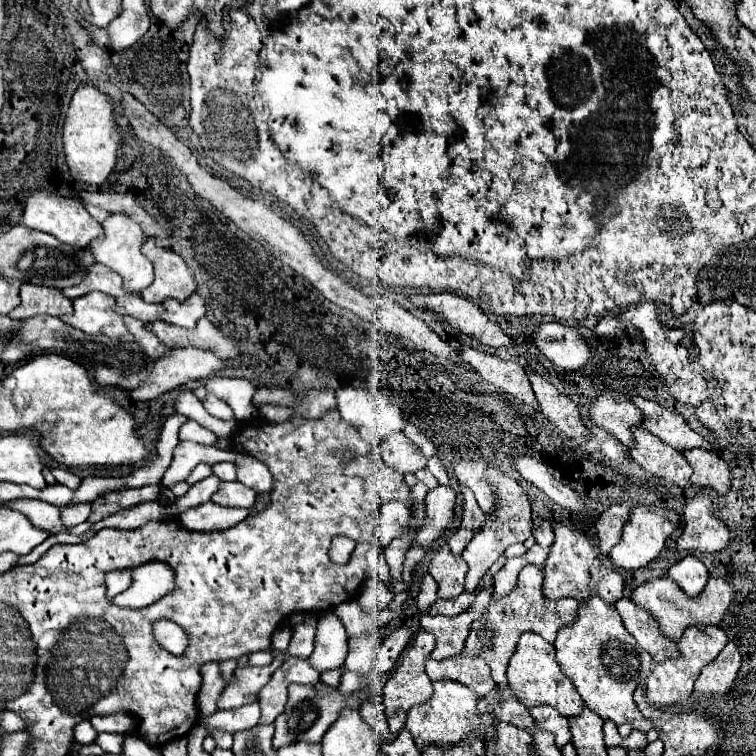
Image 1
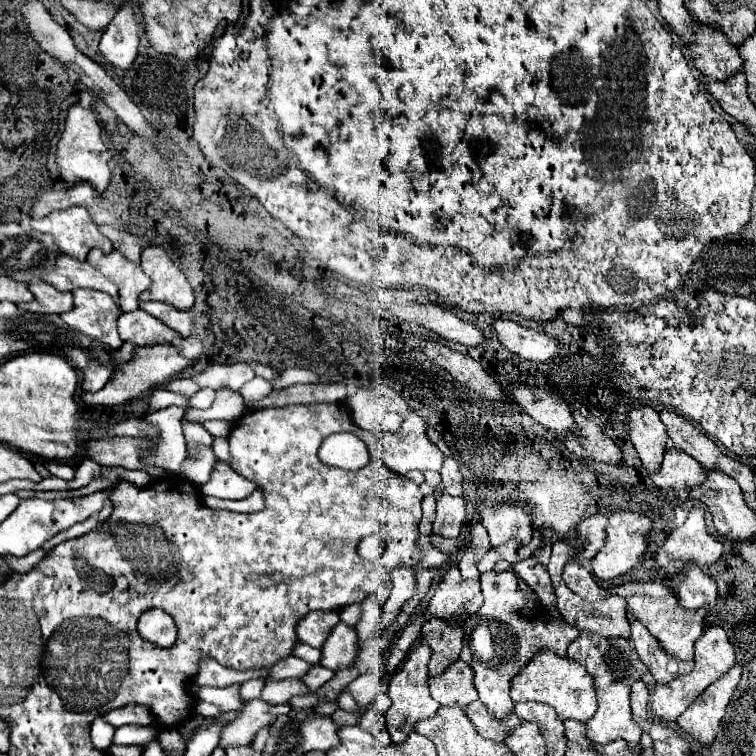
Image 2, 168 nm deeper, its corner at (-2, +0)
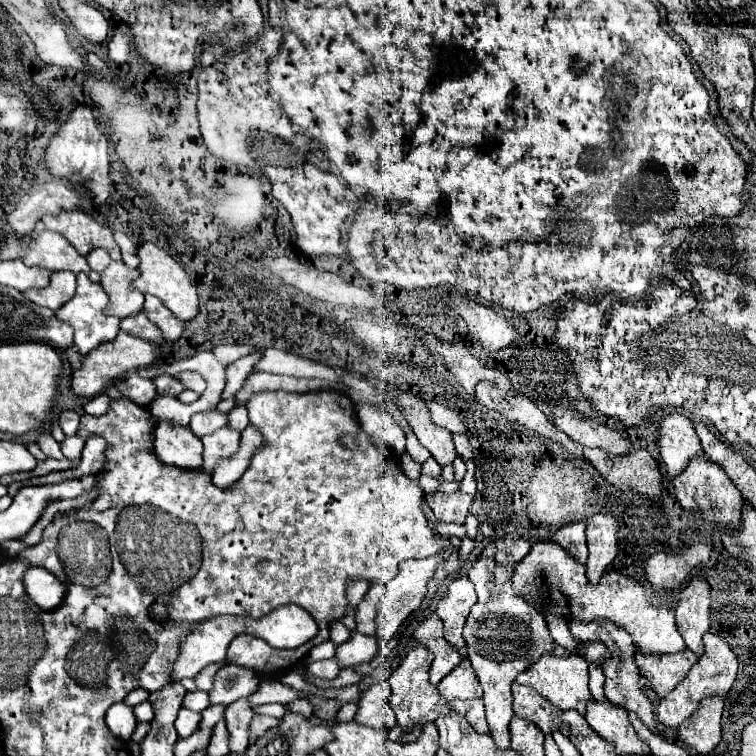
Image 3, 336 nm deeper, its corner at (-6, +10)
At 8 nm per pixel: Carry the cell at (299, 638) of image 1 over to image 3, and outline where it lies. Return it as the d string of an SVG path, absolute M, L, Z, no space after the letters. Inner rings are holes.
M326 640L326 642L318 644L316 648L312 648L312 650L308 652L306 662L312 662L312 660L324 660L324 658L332 658L334 654L336 654L336 646L334 646L330 640Z

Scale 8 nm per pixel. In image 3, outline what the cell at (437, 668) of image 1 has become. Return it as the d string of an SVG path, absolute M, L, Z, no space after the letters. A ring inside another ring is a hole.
M464 658L452 672L448 672L440 684L438 684L440 694L450 702L450 700L466 700L466 698L480 698L482 688L480 682L470 666L470 660Z

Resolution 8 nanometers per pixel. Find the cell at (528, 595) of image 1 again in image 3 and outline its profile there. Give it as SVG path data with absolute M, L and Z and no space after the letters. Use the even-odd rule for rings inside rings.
M512 576L504 584L498 584L496 578L492 578L488 588L496 592L496 596L486 604L476 602L472 606L464 626L464 640L466 640L470 664L484 690L484 706L486 706L486 720L490 726L490 734L496 740L498 748L508 748L510 746L508 724L514 718L512 712L514 678L526 668L530 668L544 652L552 652L560 656L566 656L570 652L552 640L542 612L536 612L536 608L532 608L526 600L516 596L512 586Z

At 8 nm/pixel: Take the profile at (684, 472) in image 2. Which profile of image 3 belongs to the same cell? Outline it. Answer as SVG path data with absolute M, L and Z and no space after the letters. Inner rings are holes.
M696 456L688 462L688 466L670 480L672 488L674 488L674 496L680 502L680 506L684 510L702 510L704 518L712 522L714 528L722 528L722 526L730 526L730 528L738 528L740 522L740 508L742 508L742 496L740 490L732 484L732 480L728 480L726 472L722 472L722 468L718 464L714 464L712 460L706 460L704 456Z

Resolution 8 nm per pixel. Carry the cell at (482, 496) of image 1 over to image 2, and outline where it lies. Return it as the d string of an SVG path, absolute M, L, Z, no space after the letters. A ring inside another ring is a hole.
M500 506L494 508L492 514L484 514L482 526L488 530L490 546L500 546L514 538L518 542L518 548L522 548L532 538L530 516L522 508L514 506Z

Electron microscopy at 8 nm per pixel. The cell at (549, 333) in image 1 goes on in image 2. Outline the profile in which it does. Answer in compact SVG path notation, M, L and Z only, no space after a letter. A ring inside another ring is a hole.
M498 318L498 320L494 320L492 330L508 352L532 354L538 360L554 358L558 352L558 342L552 336L548 336L544 332L534 332L532 328L520 326L512 320Z

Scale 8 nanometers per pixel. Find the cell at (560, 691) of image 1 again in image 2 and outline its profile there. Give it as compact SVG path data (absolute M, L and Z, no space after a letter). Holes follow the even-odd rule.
M544 650L544 654L536 654L536 658L532 658L528 666L520 670L520 674L512 680L510 696L514 702L548 704L556 710L560 720L586 722L596 712L596 692L590 674L578 662L572 662L570 658L560 658L550 650Z

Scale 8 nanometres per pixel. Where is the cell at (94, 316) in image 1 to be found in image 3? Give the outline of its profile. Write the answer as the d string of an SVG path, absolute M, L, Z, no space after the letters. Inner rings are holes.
M80 272L76 278L78 278L78 288L76 288L74 298L68 300L56 312L56 316L60 320L68 322L74 328L74 344L78 346L80 354L86 356L90 350L94 350L102 342L108 342L108 340L114 340L116 338L116 334L120 332L120 318L118 316L104 314L104 310L108 306L108 294L104 292L104 288L100 284L94 284L84 272Z

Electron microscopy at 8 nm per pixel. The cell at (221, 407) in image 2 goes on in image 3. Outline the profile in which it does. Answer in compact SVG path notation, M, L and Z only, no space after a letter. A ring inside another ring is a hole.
M260 352L260 354L250 354L250 356L246 356L246 358L236 360L234 364L230 364L230 366L226 368L226 388L224 388L224 392L222 392L222 398L224 398L224 400L226 400L226 398L234 398L234 396L238 394L238 390L244 386L246 378L248 378L248 374L250 374L250 370L252 370L252 364L258 362L260 356L262 356L262 352Z

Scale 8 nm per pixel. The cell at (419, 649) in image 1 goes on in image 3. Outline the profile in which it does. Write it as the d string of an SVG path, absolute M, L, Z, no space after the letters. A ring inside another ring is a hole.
M416 644L404 662L390 674L390 686L392 686L392 696L390 696L390 706L396 712L396 726L388 732L388 738L394 742L414 742L424 724L434 722L440 714L448 714L450 708L446 700L440 696L438 688L428 680L428 670L432 664L432 654L422 646Z

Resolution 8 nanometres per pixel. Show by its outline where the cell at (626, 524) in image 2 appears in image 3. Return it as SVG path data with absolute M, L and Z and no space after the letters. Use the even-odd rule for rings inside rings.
M594 514L588 518L588 580L596 584L604 570L614 562L618 554L618 520L612 514Z

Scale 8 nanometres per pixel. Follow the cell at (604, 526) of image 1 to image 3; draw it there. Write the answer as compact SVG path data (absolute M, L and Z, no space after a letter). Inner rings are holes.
M572 522L572 524L560 528L556 534L548 536L548 540L558 542L578 562L586 564L586 560L588 560L588 544L584 540L584 532L586 532L586 522Z

